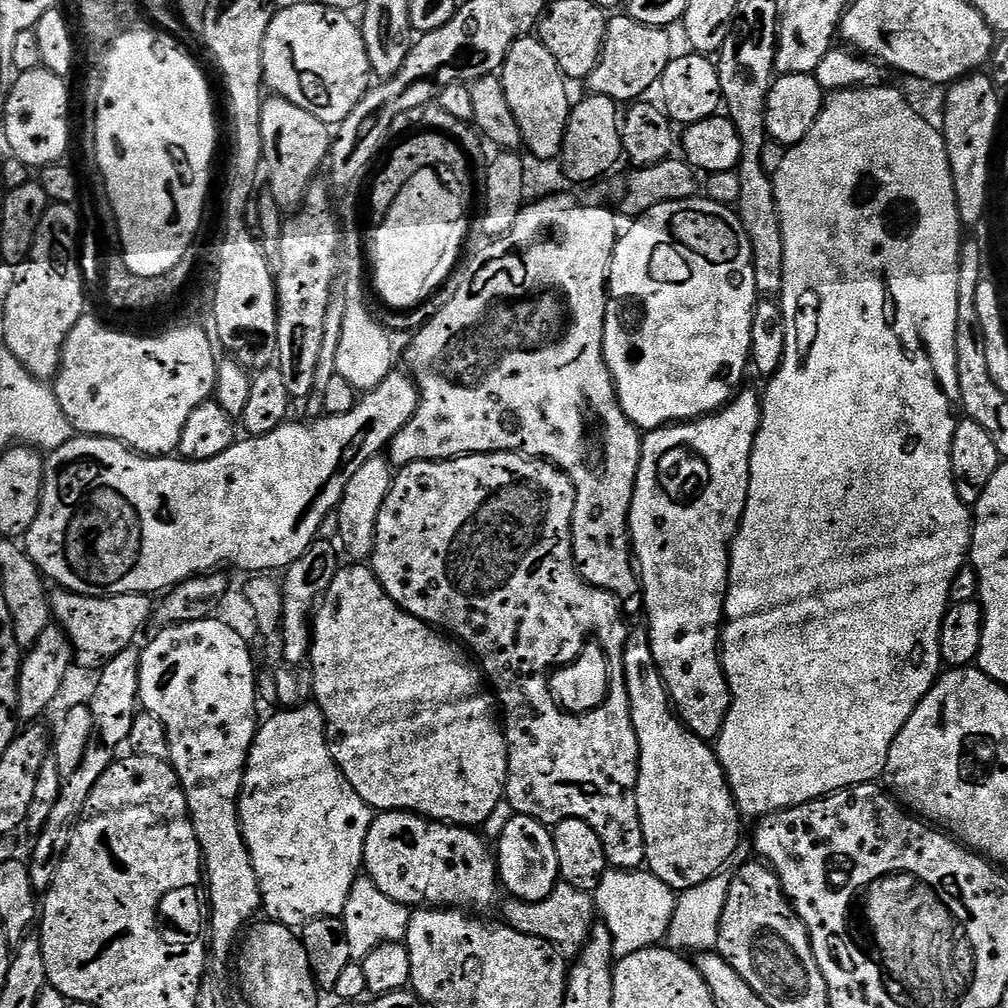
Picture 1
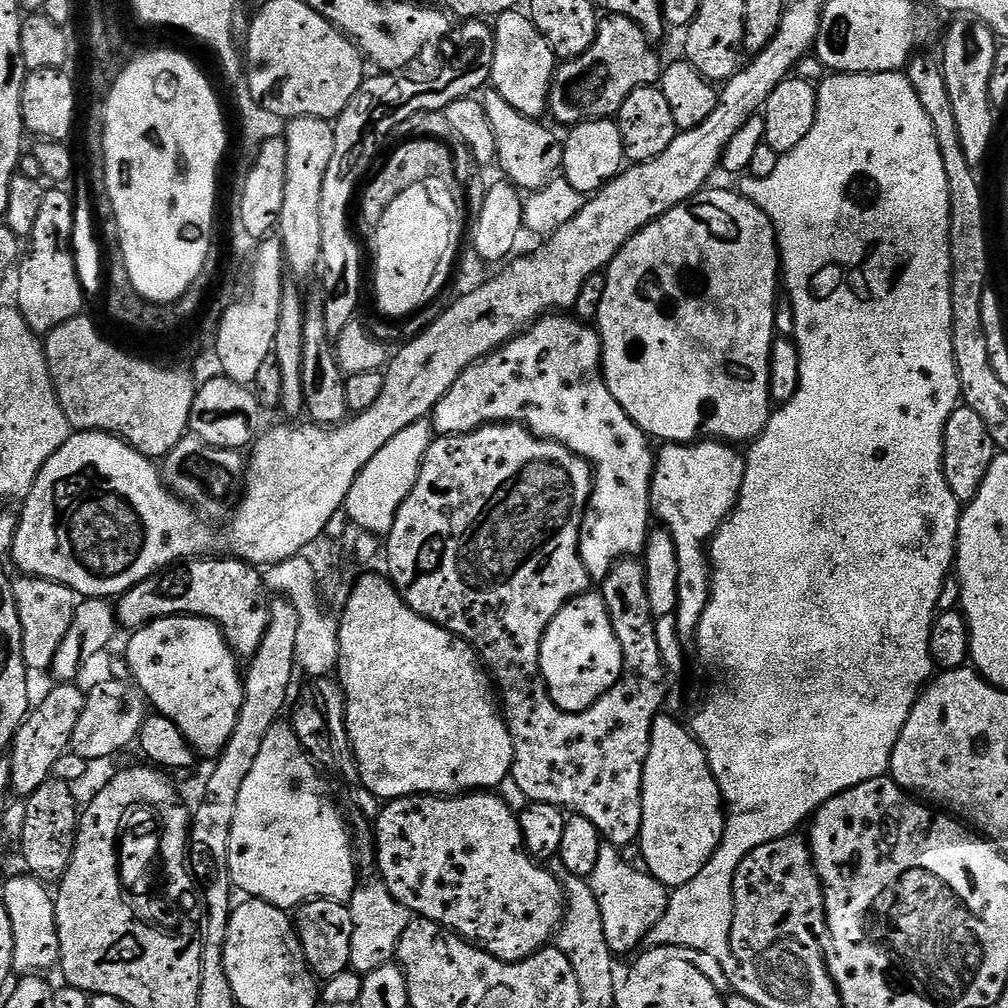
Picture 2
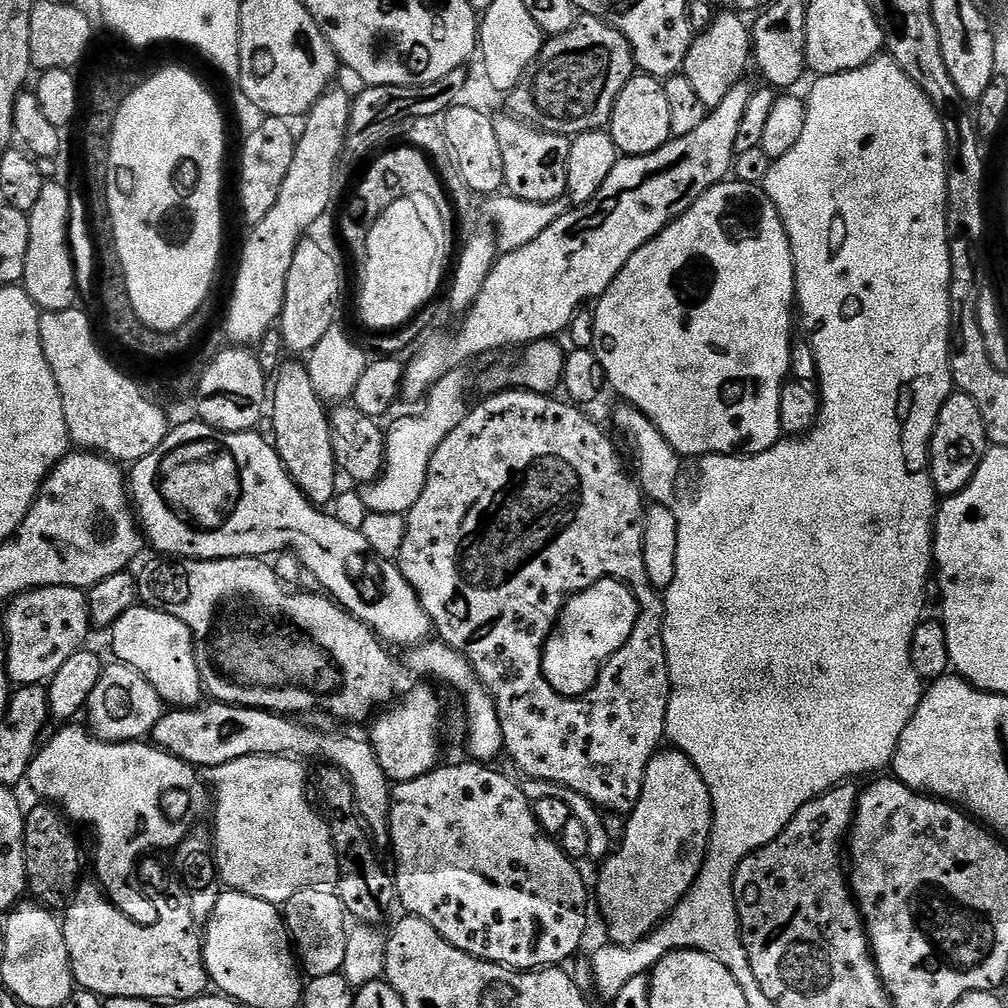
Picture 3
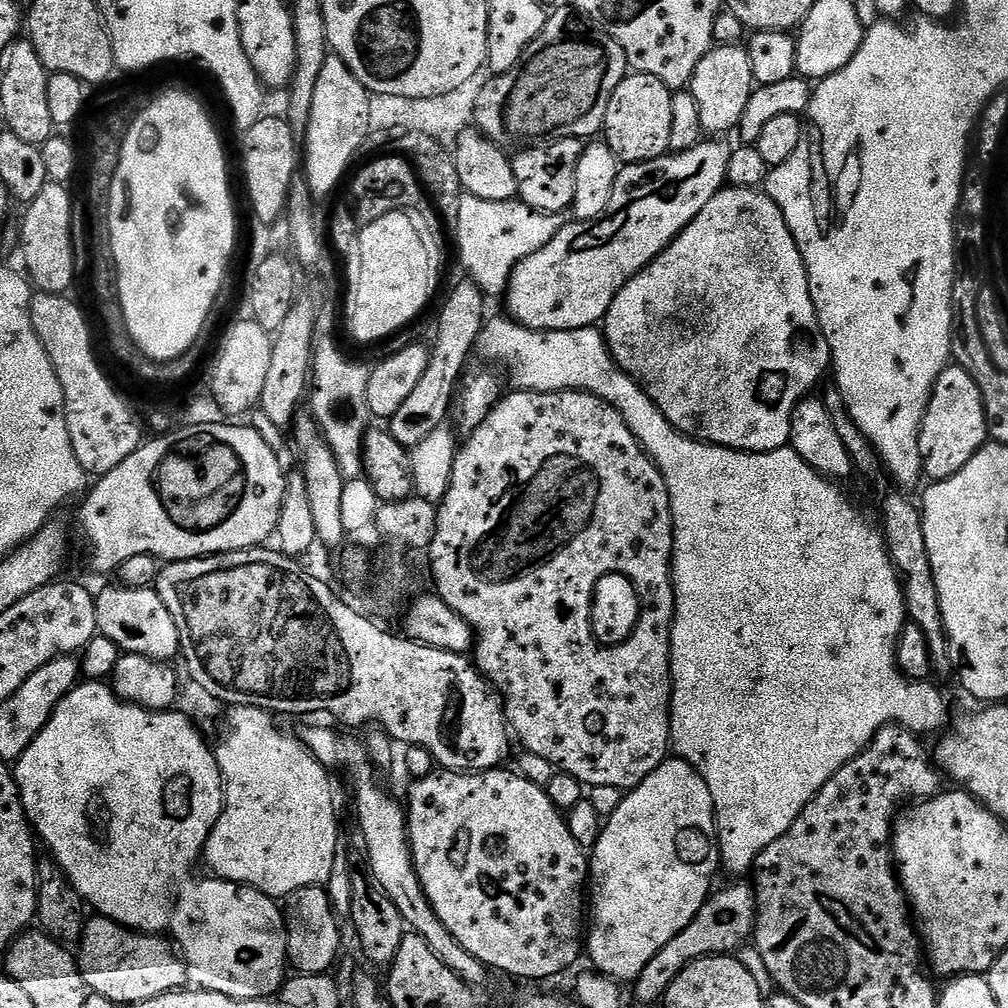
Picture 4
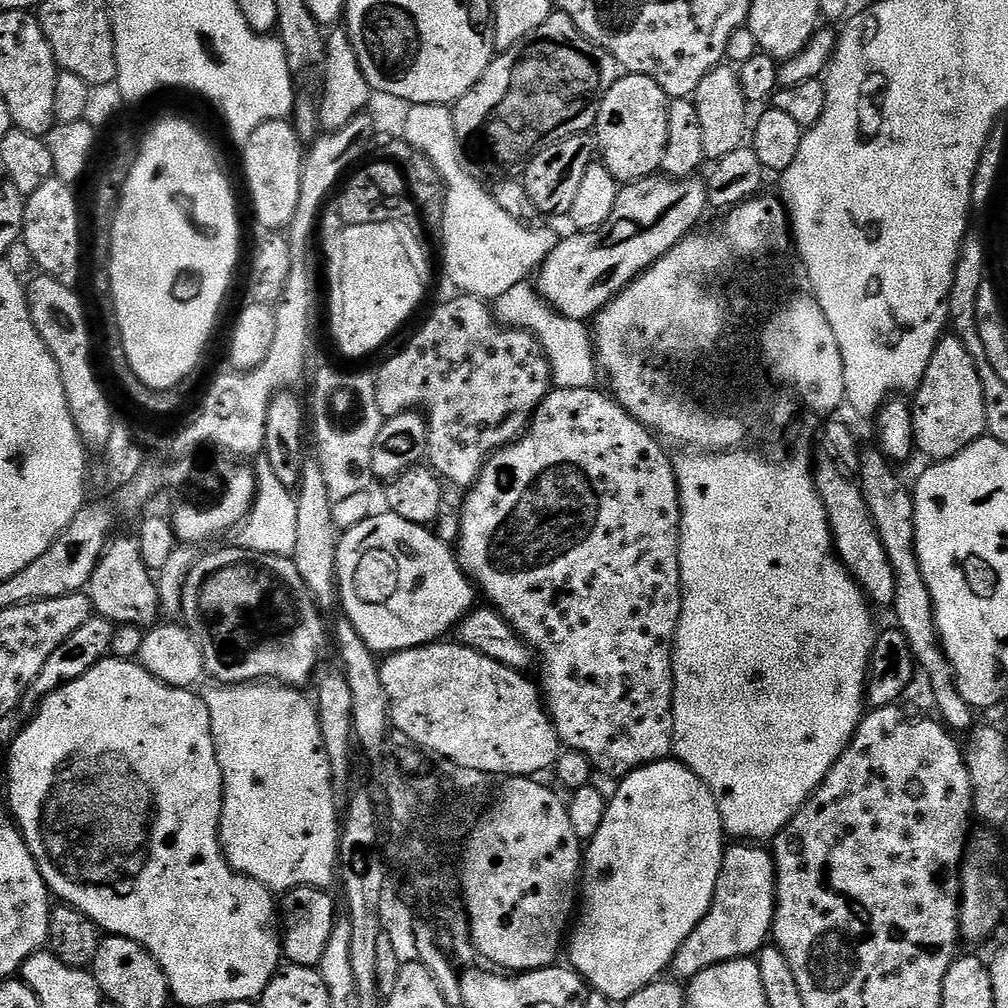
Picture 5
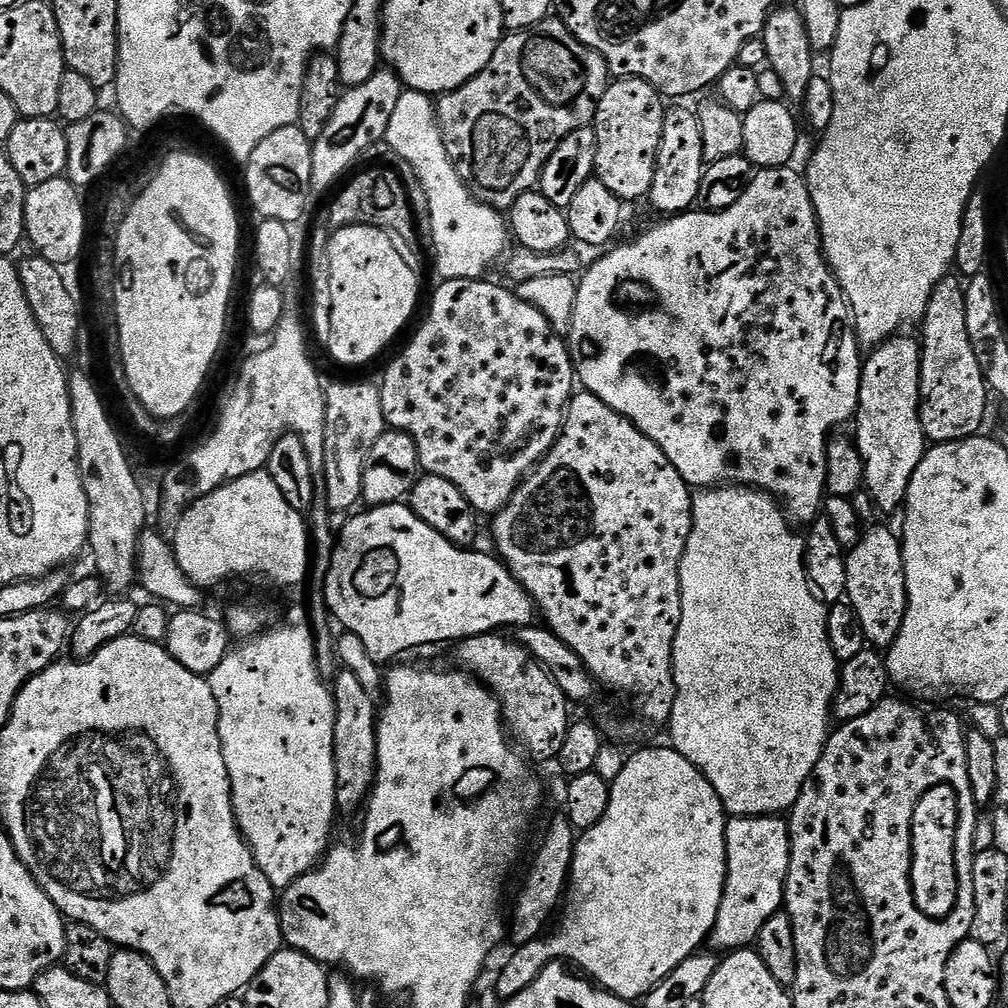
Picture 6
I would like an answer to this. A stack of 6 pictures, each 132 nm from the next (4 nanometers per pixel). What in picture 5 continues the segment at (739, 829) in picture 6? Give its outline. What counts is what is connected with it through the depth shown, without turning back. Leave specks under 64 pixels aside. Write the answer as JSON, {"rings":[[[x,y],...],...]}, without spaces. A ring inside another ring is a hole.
{"rings":[[[736,842],[725,847],[710,910],[684,939],[672,960],[671,975],[690,982],[702,970],[722,962],[755,957],[769,943],[776,917],[776,861],[771,851],[756,842]]]}

